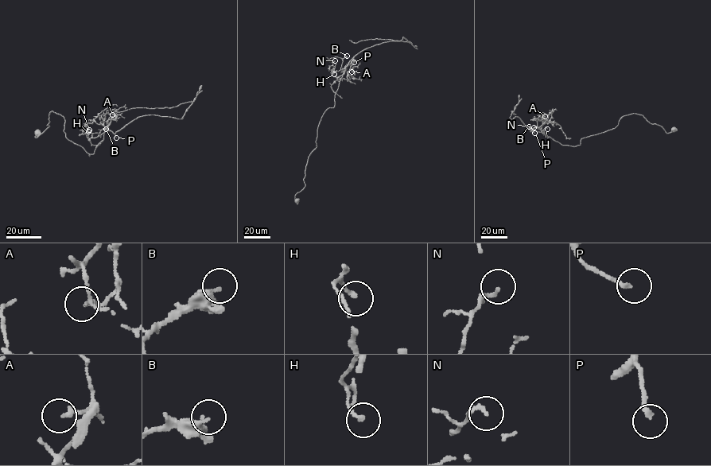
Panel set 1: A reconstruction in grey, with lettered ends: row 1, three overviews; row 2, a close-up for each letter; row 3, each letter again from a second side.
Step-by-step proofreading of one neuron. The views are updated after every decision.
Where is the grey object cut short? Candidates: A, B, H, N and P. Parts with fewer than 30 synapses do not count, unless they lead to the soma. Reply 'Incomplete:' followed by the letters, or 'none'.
Incomplete: none

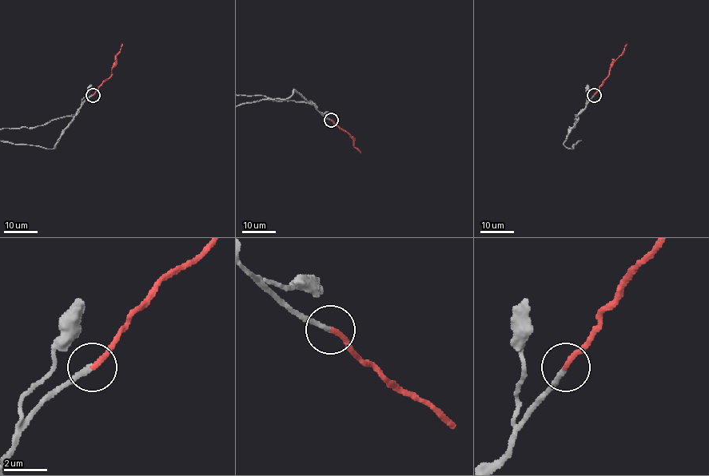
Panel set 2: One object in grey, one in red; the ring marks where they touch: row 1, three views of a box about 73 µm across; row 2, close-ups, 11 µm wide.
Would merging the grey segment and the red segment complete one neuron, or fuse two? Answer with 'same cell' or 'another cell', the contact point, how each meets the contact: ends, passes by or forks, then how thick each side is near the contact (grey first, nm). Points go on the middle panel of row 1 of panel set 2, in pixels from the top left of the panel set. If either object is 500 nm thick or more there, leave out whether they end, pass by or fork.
same cell; place (331, 120); grey ends; red ends; calibres 200 and 240 nm

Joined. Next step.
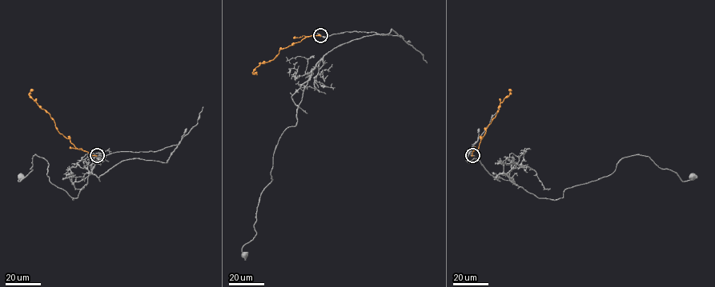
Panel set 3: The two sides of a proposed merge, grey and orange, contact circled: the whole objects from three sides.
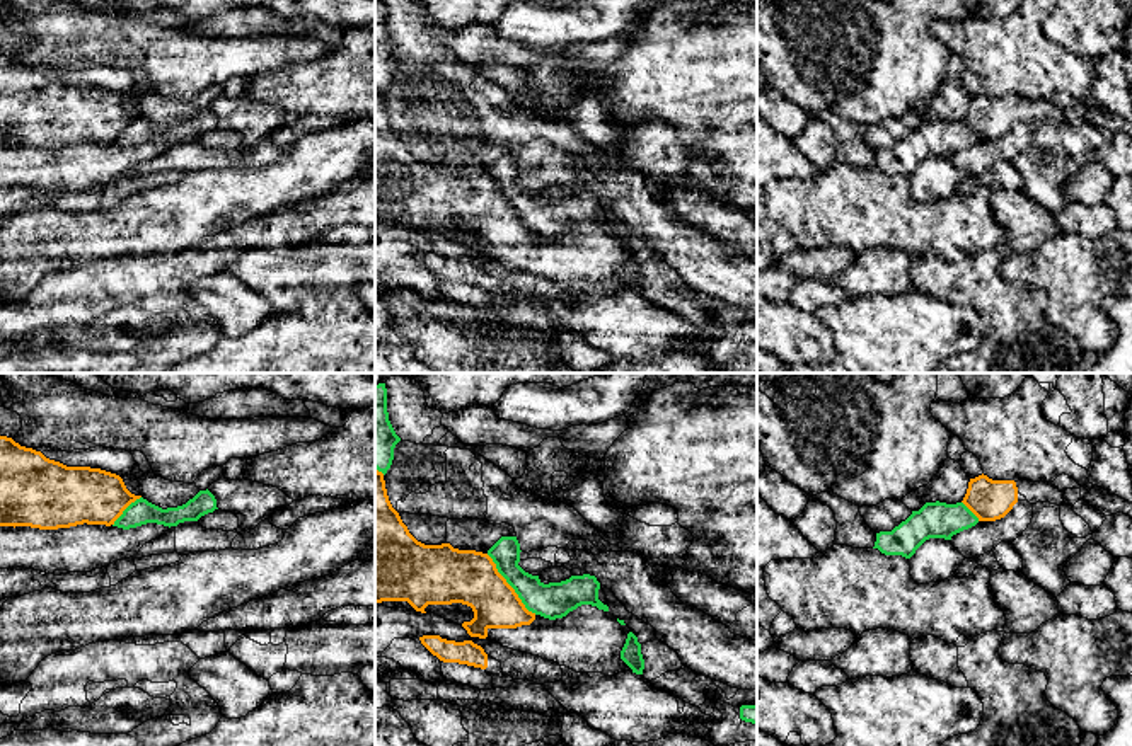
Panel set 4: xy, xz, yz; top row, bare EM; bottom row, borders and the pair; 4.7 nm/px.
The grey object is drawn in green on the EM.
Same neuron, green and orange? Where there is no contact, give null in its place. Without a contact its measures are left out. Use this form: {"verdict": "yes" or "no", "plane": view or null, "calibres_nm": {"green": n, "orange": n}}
{"verdict": "no", "plane": "xz", "calibres_nm": {"green": 170, "orange": 260}}

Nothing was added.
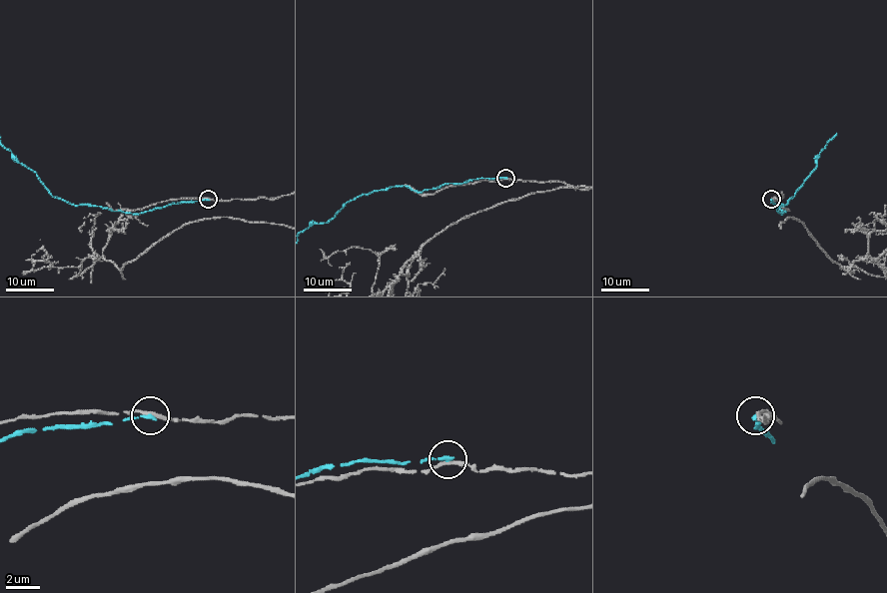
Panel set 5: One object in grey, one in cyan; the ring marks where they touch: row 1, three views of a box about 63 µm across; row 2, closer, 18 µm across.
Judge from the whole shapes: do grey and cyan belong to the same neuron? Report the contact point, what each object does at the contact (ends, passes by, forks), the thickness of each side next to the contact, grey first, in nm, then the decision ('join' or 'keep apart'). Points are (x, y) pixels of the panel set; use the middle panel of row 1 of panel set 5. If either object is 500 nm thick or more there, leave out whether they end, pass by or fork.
(505, 178) | grey passes by | cyan ends | 240/200 nm | keep apart

